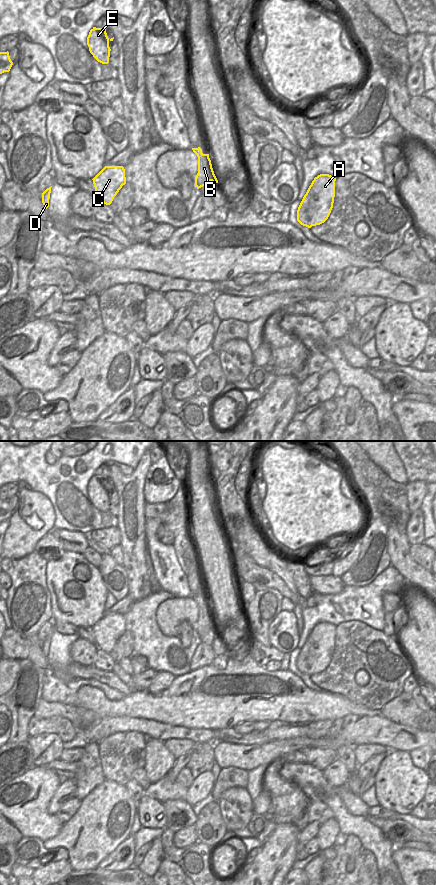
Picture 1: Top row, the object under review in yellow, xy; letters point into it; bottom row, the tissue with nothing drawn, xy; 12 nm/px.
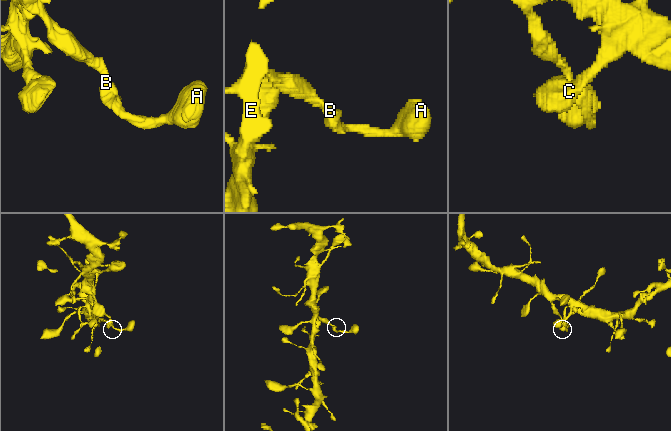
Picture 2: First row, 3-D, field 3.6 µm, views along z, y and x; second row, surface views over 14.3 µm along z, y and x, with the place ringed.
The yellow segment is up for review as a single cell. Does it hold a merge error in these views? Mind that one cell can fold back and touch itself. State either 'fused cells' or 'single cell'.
single cell

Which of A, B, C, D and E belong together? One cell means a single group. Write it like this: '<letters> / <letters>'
A B C D E

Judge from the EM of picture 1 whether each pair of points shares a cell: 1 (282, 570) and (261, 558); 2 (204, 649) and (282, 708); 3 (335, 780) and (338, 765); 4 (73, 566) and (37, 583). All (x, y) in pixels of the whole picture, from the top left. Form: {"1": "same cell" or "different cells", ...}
{"1": "different cells", "2": "different cells", "3": "same cell", "4": "different cells"}

